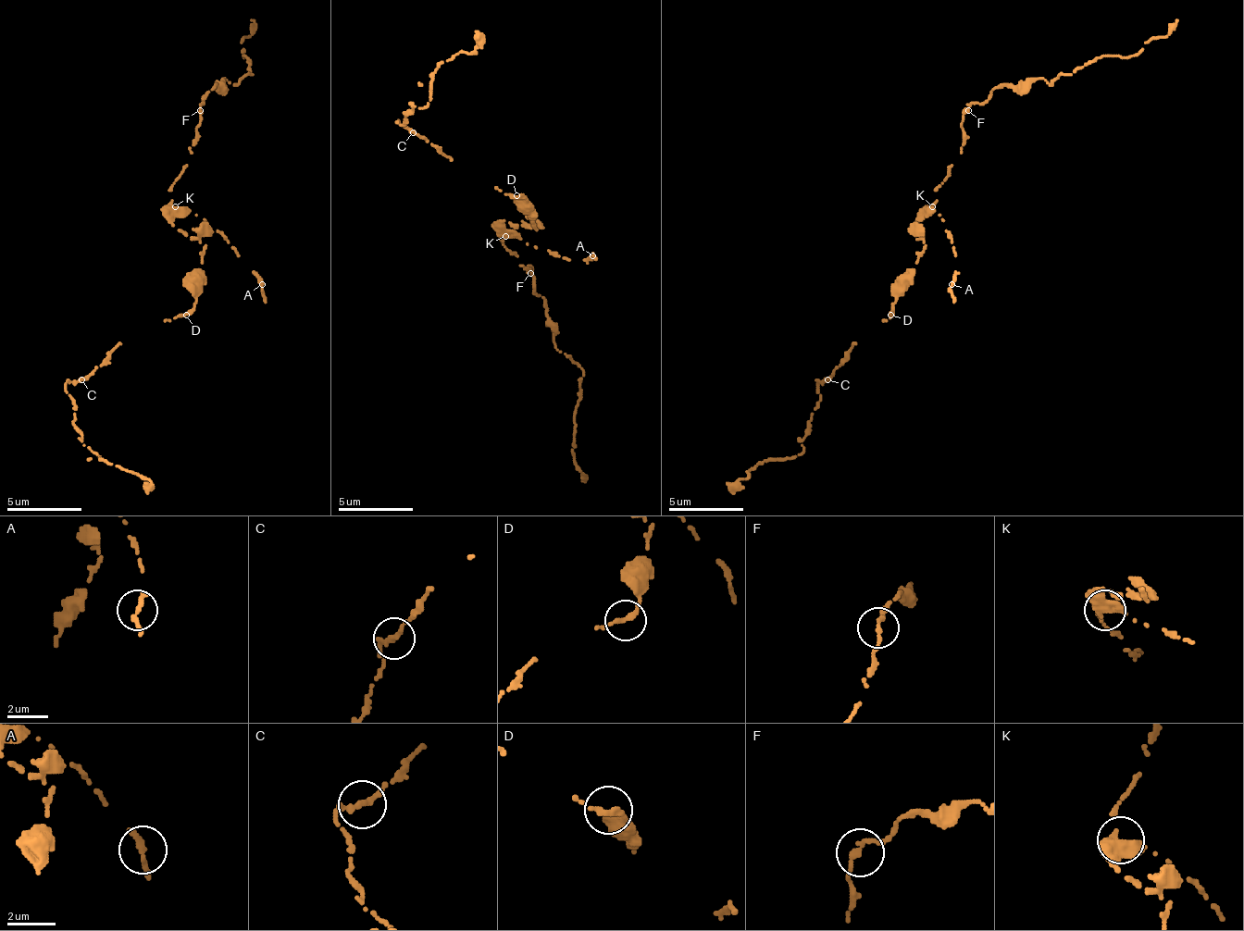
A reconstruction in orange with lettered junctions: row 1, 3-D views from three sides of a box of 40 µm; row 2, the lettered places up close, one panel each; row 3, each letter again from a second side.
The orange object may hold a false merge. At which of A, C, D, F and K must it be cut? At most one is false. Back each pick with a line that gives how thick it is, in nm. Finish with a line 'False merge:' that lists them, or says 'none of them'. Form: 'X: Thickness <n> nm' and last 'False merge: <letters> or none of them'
False merge: none of them

